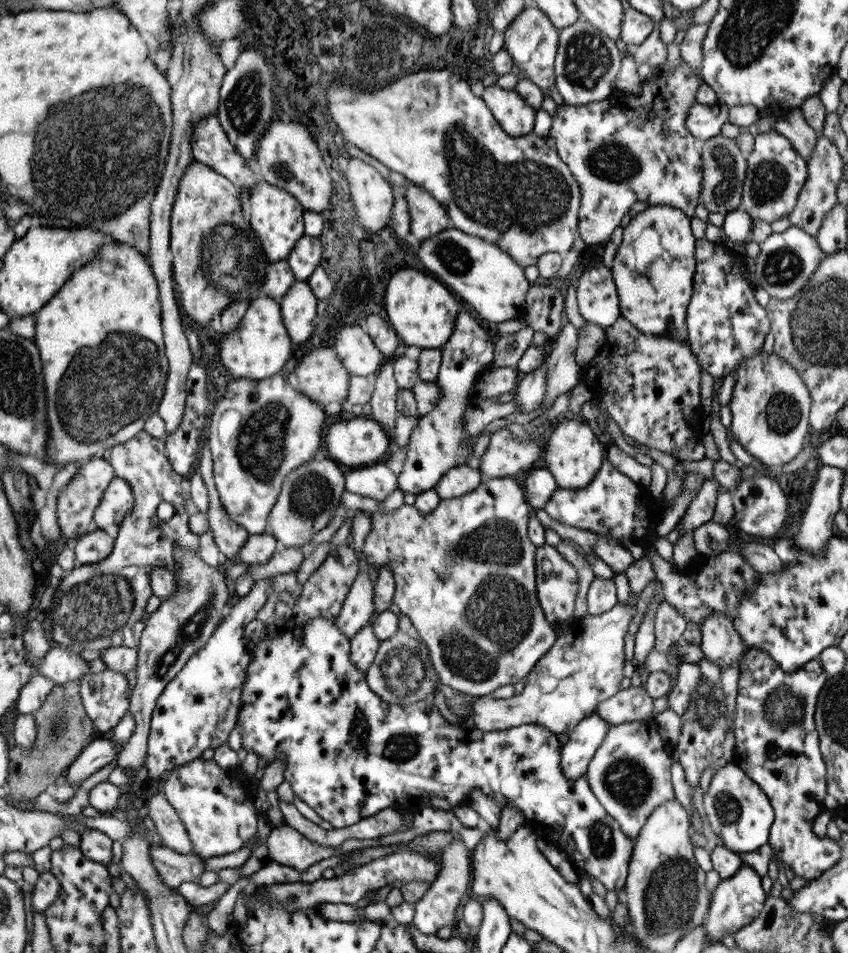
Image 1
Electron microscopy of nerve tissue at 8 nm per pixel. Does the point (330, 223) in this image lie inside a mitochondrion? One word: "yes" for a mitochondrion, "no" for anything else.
no

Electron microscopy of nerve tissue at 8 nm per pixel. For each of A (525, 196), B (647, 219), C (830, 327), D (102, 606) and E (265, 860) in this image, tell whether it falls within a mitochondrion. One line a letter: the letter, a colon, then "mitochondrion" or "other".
A: mitochondrion
B: other
C: mitochondrion
D: mitochondrion
E: other

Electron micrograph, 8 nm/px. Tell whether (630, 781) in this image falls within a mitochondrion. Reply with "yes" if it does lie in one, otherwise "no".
yes

